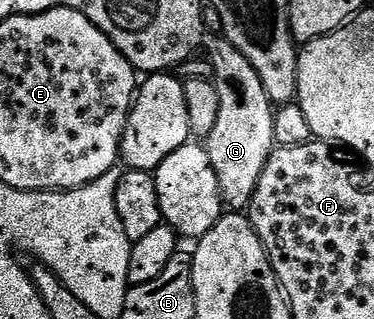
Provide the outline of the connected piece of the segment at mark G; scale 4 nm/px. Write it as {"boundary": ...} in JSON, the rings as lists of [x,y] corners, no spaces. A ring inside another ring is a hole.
{"boundary":[[[209,30],[209,40],[201,43],[204,55],[212,61],[216,72],[220,110],[216,124],[205,138],[203,147],[211,158],[211,166],[217,175],[221,199],[230,209],[245,210],[249,207],[249,199],[255,194],[255,186],[259,182],[259,174],[263,174],[263,166],[275,147],[273,143],[274,105],[267,98],[267,90],[263,90],[263,82],[259,74],[255,74],[255,66],[243,58],[243,54],[225,39],[224,35]]]}

